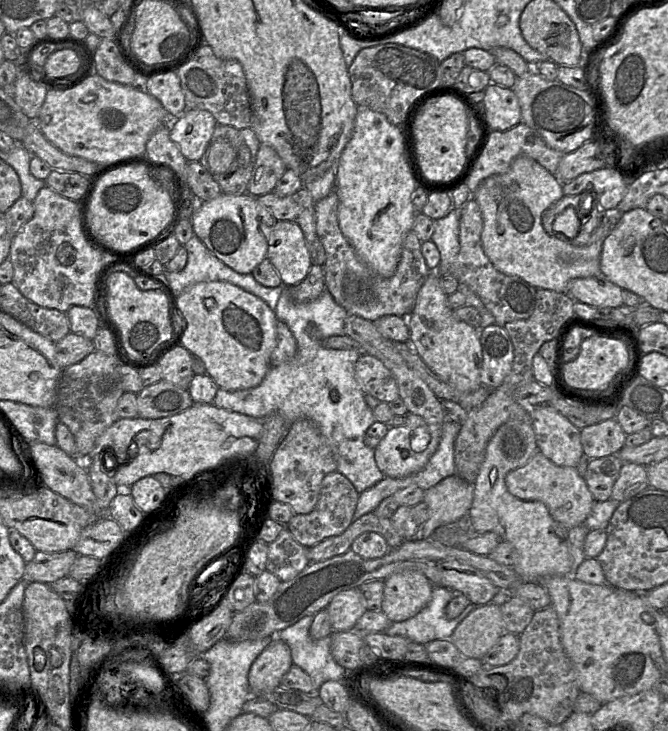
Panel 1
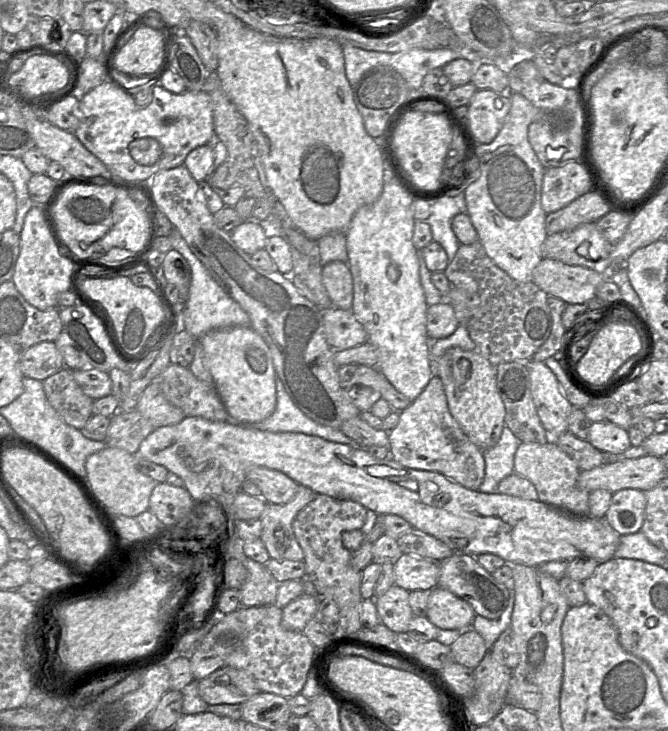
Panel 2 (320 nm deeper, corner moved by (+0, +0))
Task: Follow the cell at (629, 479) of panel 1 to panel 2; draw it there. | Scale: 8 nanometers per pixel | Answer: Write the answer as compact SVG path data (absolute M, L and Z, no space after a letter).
M622 489L612 494L604 519L621 535L636 533L643 525L645 508L644 491Z

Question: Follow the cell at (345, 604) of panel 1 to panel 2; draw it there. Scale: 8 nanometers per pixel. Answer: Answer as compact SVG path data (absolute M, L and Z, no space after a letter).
M394 584L386 593L374 598L380 621L395 633L407 632L409 622L414 617L409 593Z

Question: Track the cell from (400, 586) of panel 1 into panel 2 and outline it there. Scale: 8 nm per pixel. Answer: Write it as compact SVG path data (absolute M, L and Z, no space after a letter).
M441 587L432 589L426 617L439 629L463 631L472 627L475 612L471 605Z

